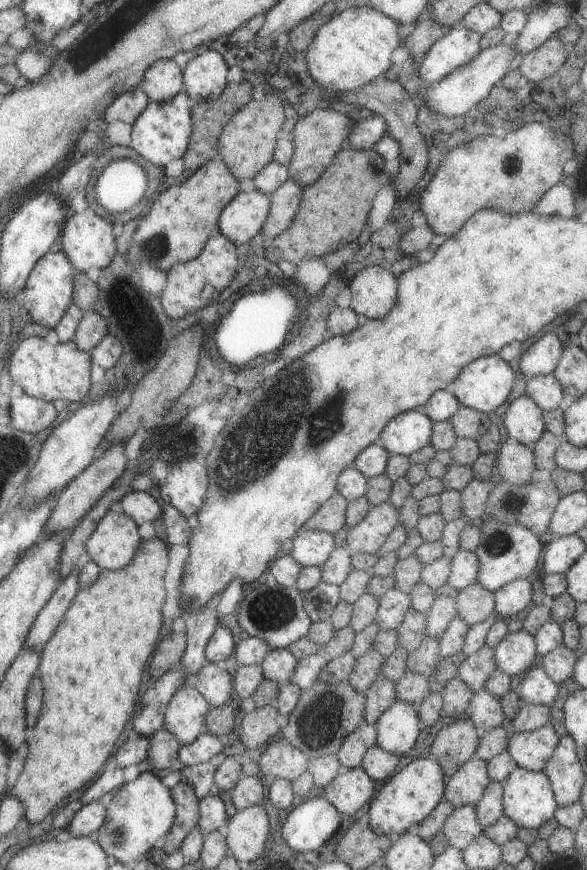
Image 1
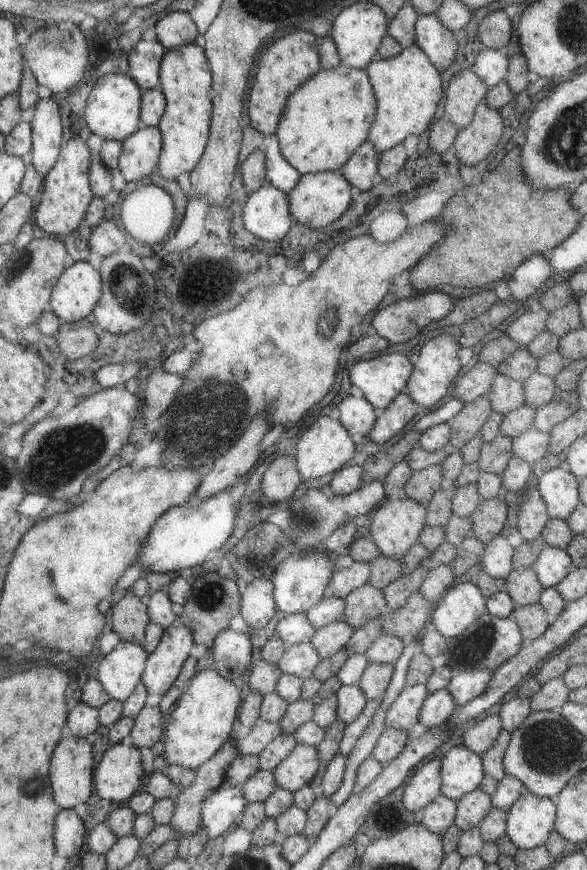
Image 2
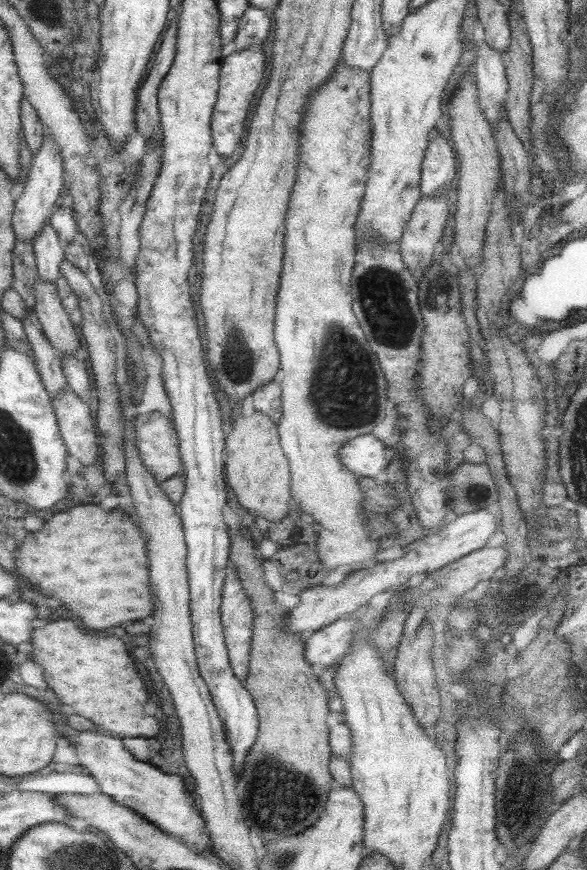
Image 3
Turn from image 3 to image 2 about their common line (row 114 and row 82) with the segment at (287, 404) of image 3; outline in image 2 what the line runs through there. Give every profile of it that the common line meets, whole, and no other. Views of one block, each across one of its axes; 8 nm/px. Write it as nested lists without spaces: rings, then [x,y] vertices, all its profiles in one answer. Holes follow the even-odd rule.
[[[343,63],[330,69],[319,69],[302,82],[287,98],[274,135],[284,161],[300,175],[321,171],[337,171],[366,140],[368,130],[376,115],[376,102],[368,76],[362,69],[353,69]]]

